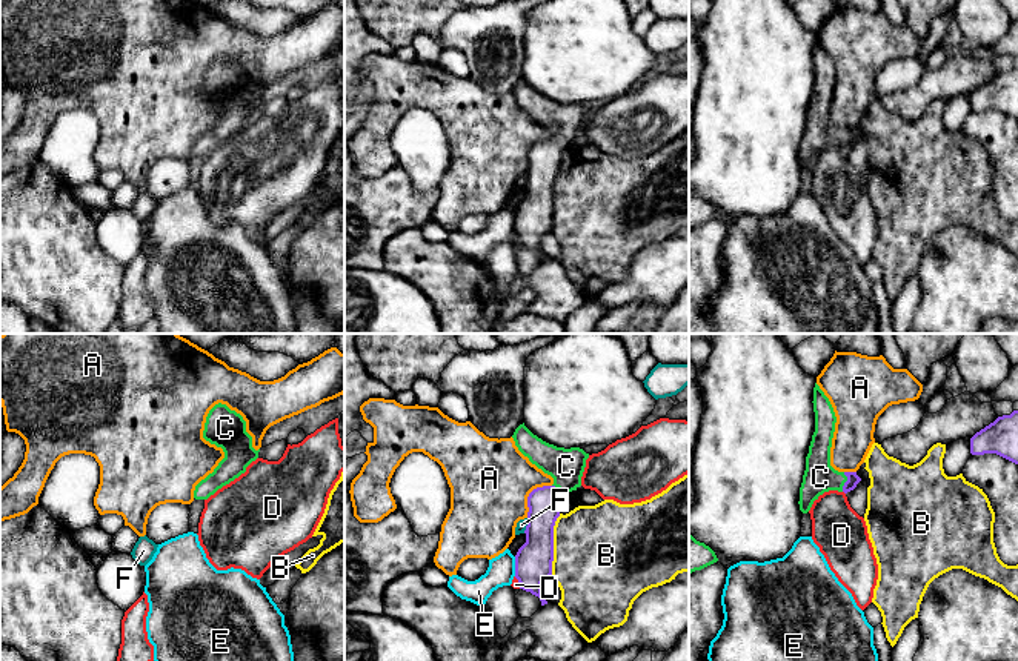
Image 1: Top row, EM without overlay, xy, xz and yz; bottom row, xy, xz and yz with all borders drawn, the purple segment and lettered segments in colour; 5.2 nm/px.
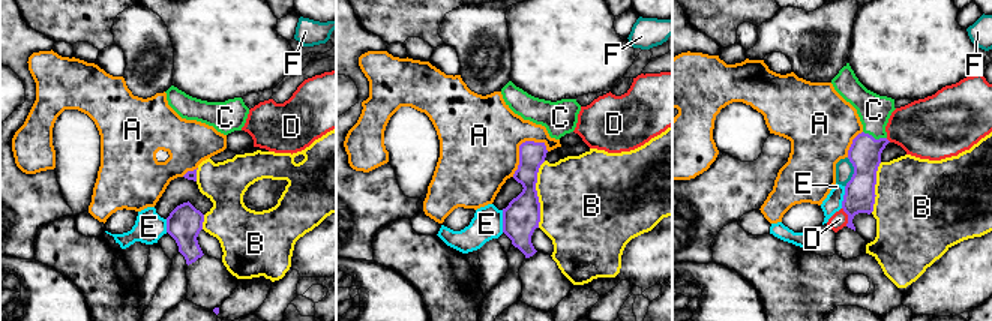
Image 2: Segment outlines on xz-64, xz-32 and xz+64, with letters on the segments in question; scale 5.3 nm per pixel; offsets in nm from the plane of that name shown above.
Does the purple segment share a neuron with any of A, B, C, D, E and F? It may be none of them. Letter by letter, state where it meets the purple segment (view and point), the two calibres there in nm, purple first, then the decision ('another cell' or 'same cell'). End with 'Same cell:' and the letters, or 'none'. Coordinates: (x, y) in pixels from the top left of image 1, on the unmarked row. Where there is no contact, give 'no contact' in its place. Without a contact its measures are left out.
A: contact xz (529, 151); calibres 170 and 420 nm; another cell
B: contact xz (552, 200); calibres 190 and 480 nm; another cell
C: contact yz (846, 137); calibres 60 and 170 nm; same cell
D: contact xz (518, 237); calibres 190 and 50 nm; another cell
E: contact xz (515, 222); calibres 190 and 140 nm; another cell
F: contact xz (526, 182); calibres 190 and 50 nm; another cell
Same cell: C

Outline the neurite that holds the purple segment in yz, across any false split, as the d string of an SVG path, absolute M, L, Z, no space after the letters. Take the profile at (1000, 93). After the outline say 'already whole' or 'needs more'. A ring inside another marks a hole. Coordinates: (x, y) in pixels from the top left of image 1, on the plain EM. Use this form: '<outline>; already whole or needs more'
M1018 66L998 72L970 94L970 109L996 109L1018 120Z; already whole

